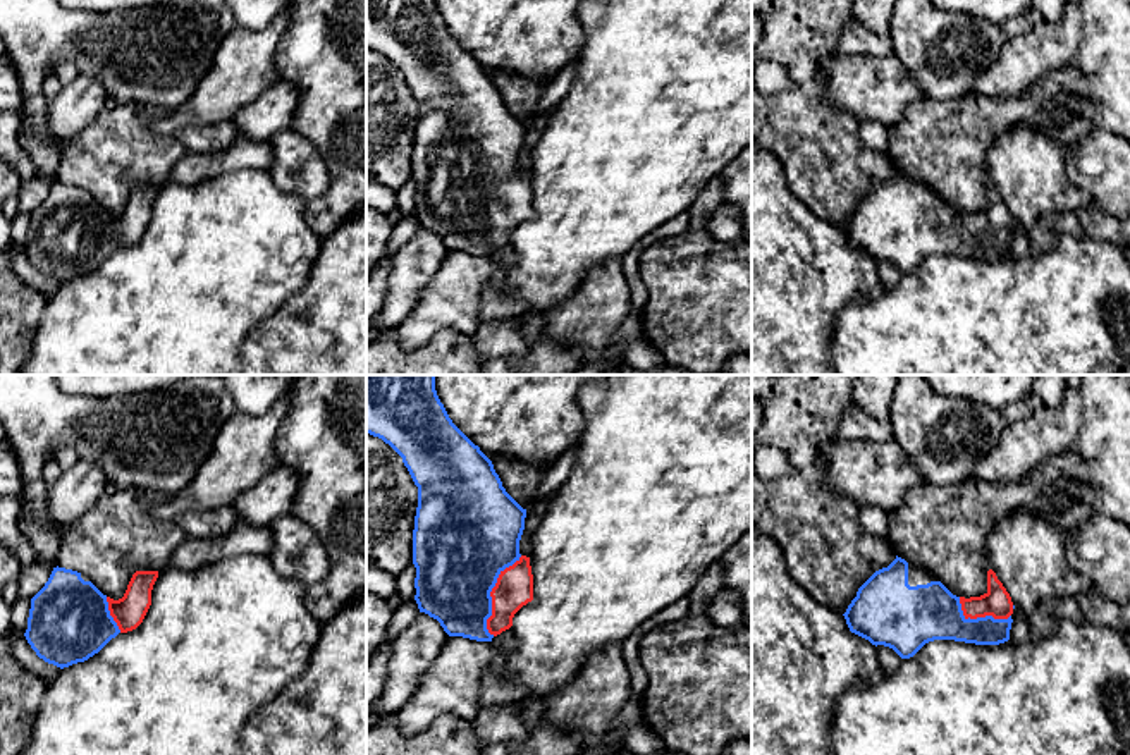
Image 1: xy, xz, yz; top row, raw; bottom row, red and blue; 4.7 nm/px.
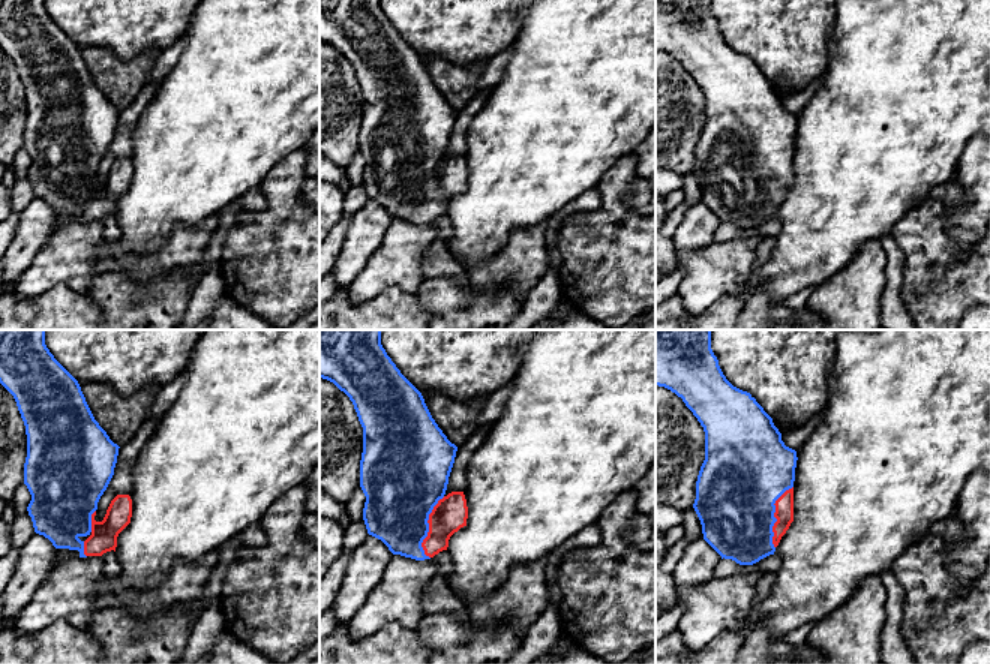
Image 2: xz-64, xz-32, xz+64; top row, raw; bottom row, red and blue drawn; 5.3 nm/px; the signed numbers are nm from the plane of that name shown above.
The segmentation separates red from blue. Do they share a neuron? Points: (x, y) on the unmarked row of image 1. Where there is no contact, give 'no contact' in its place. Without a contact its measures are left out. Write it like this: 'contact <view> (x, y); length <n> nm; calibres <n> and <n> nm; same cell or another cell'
contact xz (491, 208); length 400 nm; calibres 180 and 420 nm; same cell

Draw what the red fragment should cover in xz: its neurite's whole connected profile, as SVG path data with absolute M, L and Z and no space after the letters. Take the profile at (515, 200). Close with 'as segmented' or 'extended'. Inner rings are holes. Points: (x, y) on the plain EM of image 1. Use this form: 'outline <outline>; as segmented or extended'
outline M366 0L366 48L382 53L402 72L418 101L413 179L420 227L437 234L449 251L492 256L533 215L530 172L519 169L526 124L506 107L492 76L452 38L435 0Z; extended

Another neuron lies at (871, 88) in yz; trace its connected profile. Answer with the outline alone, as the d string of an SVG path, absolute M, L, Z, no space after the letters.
M889 52L882 57L831 53L822 72L827 77L824 100L857 120L894 127L908 105L922 95L905 62Z

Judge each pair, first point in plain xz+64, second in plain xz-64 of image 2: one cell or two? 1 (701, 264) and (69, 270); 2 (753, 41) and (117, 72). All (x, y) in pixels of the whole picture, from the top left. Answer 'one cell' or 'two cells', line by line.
1: one cell
2: two cells

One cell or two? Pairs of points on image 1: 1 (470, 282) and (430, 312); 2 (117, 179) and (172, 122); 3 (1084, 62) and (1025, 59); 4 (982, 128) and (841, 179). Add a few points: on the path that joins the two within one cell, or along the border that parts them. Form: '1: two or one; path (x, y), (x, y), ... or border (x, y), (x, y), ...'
1: one; path (460, 288), (441, 305)
2: two; border (167, 112), (152, 128), (157, 133), (174, 136)
3: two; border (1084, 24), (1084, 40), (1067, 66)
4: two; border (886, 153), (896, 169)

